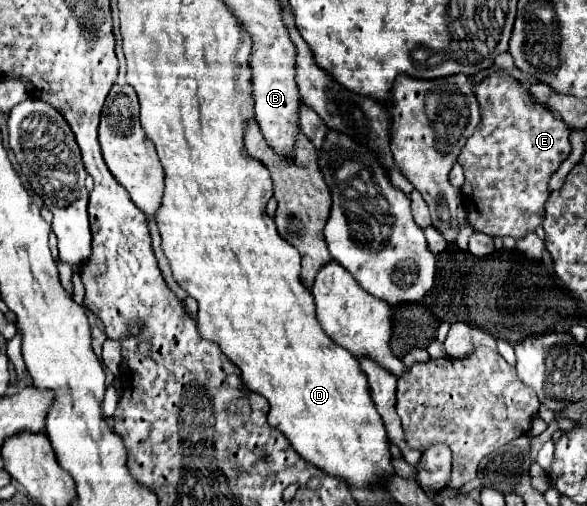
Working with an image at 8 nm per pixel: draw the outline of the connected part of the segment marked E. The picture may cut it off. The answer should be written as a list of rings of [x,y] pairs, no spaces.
[[[491,73],[487,79],[477,83],[473,91],[481,105],[481,123],[477,125],[475,133],[467,139],[457,159],[457,163],[465,171],[465,187],[461,195],[465,207],[469,209],[467,221],[475,231],[487,233],[491,237],[511,235],[519,239],[527,231],[535,231],[545,219],[549,177],[571,153],[569,127],[561,119],[553,117],[553,113],[545,105],[533,101],[525,87],[507,73]]]

